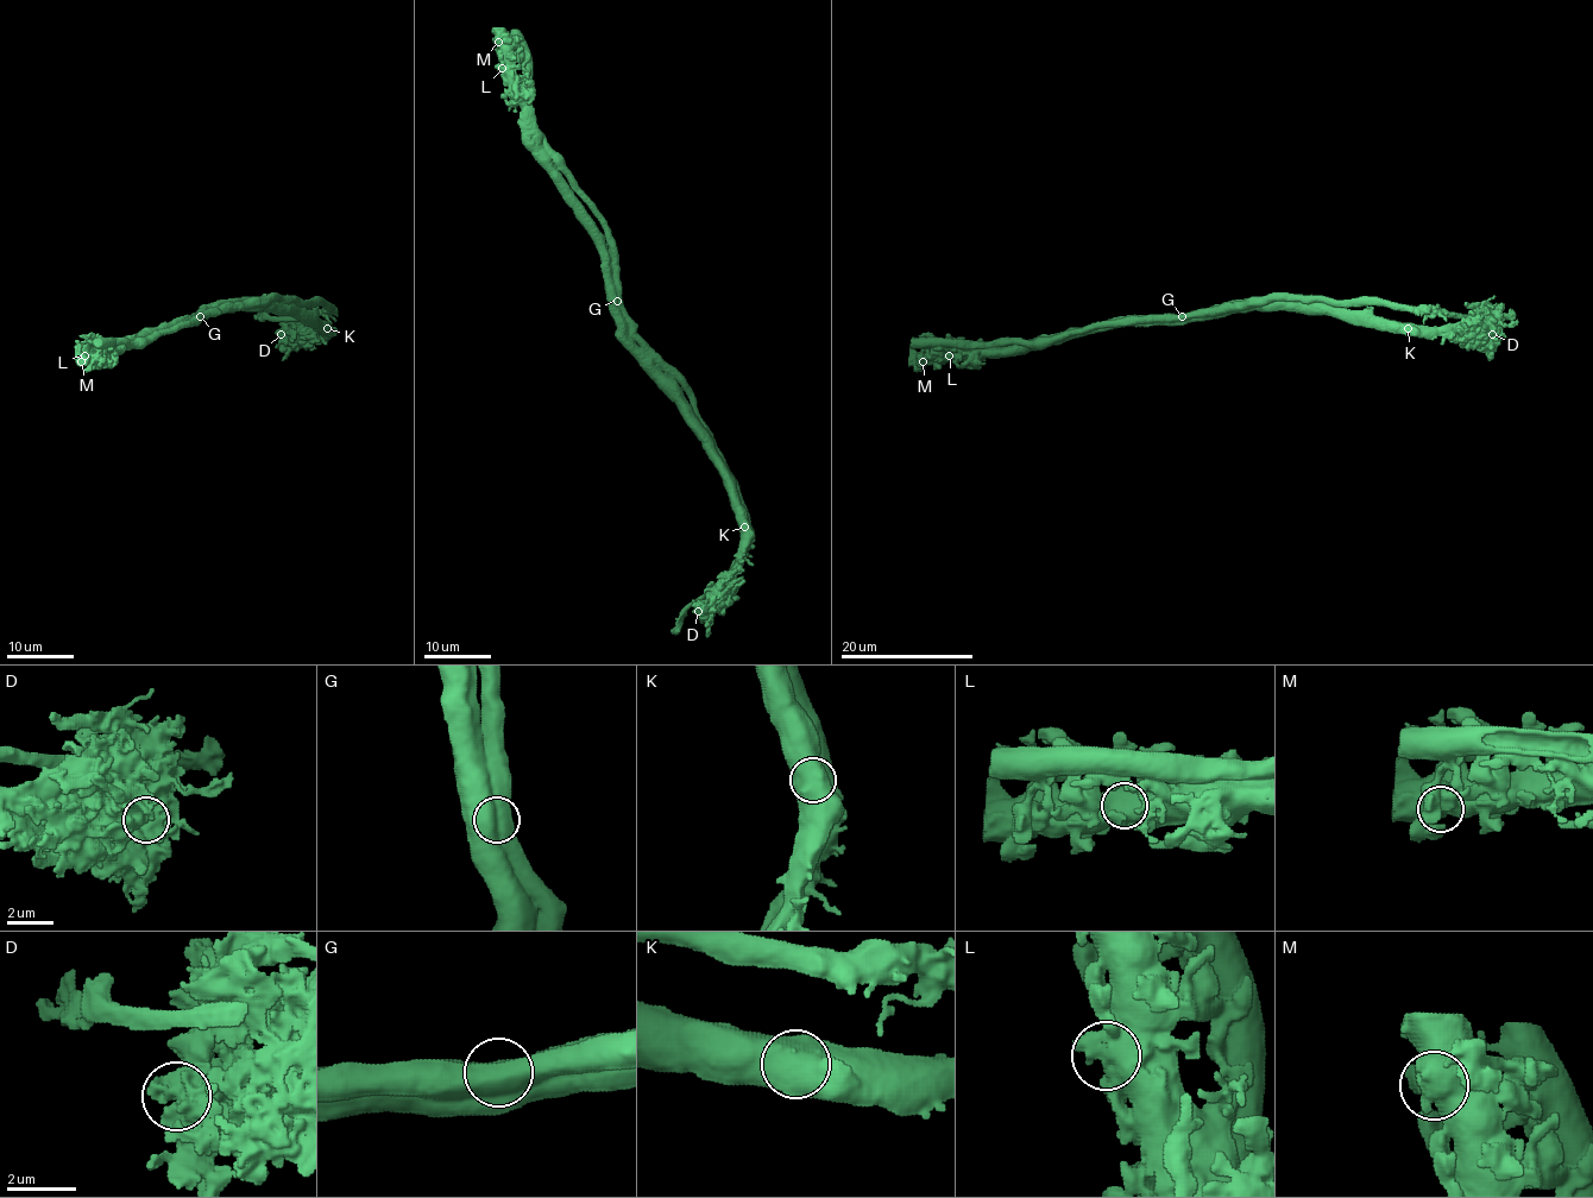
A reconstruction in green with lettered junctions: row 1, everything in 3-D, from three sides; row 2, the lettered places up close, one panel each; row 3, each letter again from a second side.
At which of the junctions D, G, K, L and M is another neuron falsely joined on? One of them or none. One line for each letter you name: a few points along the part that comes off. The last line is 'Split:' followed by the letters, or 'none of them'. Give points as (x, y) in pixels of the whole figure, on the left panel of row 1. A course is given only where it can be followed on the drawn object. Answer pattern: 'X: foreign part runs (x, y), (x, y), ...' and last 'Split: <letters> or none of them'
G: foreign part runs (199, 317), (251, 307), (271, 298), (315, 301), (331, 307), (304, 315), (257, 315)
Split: G

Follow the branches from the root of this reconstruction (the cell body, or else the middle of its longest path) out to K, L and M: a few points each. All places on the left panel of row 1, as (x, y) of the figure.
K: (251, 303), (249, 307), (294, 309), (327, 328)
L: (251, 303), (251, 309), (219, 309), (201, 320), (181, 323), (151, 339), (107, 342), (84, 355)
M: (251, 303), (251, 309), (219, 309), (201, 320), (181, 323), (151, 339), (114, 342), (94, 359), (81, 361)

